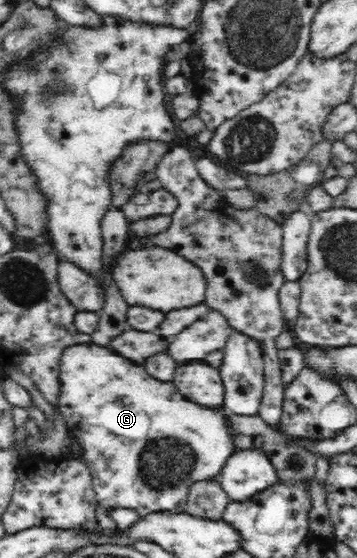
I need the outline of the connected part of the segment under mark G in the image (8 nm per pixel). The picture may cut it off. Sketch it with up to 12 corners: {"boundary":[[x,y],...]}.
{"boundary":[[96,344],[57,406],[99,508],[184,513],[238,451],[224,406]]}

